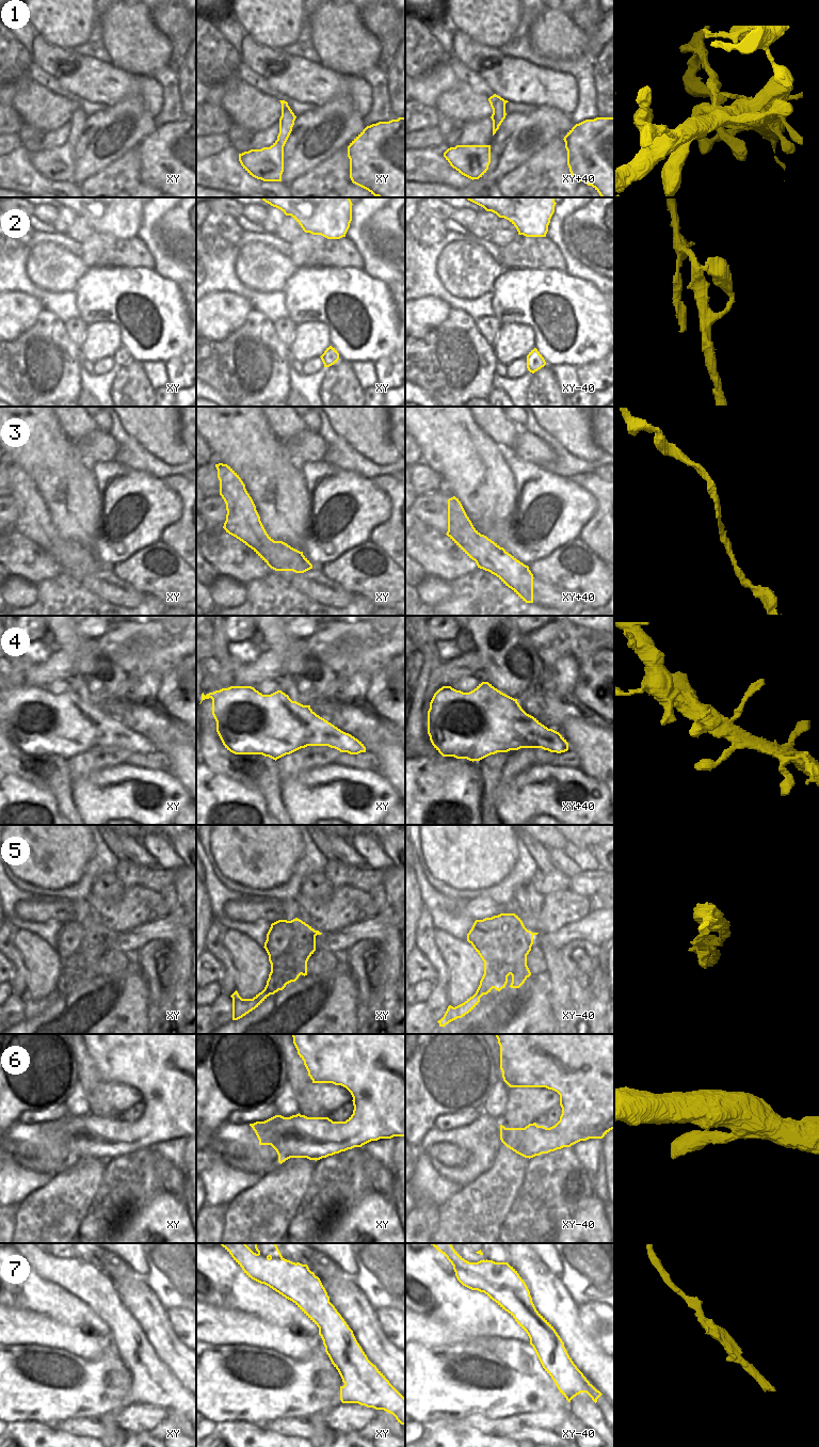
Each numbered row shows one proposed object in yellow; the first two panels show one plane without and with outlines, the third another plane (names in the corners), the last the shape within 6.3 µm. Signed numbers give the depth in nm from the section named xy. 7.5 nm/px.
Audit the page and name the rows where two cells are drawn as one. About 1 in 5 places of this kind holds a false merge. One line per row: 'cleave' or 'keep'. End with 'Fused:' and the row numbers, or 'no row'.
1: cleave
2: keep
3: keep
4: keep
5: keep
6: keep
7: cleave
Fused: 1, 7

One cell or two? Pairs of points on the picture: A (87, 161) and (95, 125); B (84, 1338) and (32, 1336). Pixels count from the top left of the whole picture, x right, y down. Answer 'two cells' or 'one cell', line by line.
A: one cell
B: one cell

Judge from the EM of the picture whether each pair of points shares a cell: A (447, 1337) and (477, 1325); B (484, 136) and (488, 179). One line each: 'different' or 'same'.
A: different
B: different

